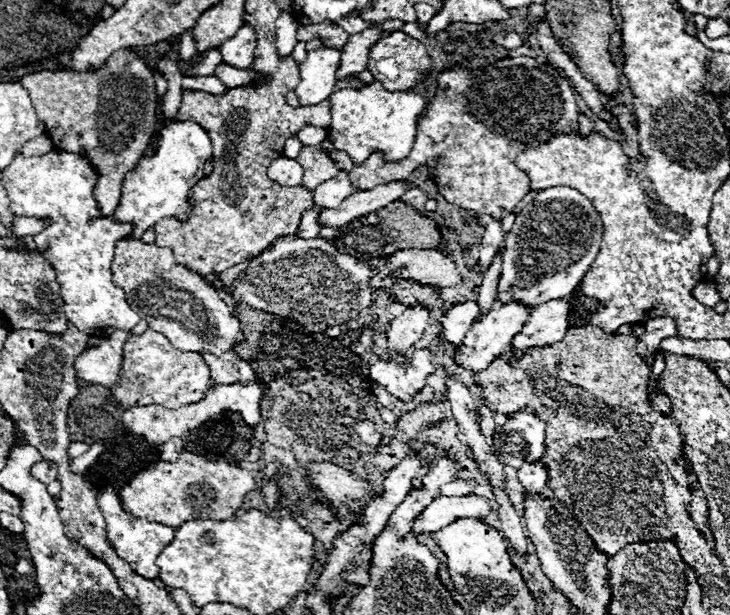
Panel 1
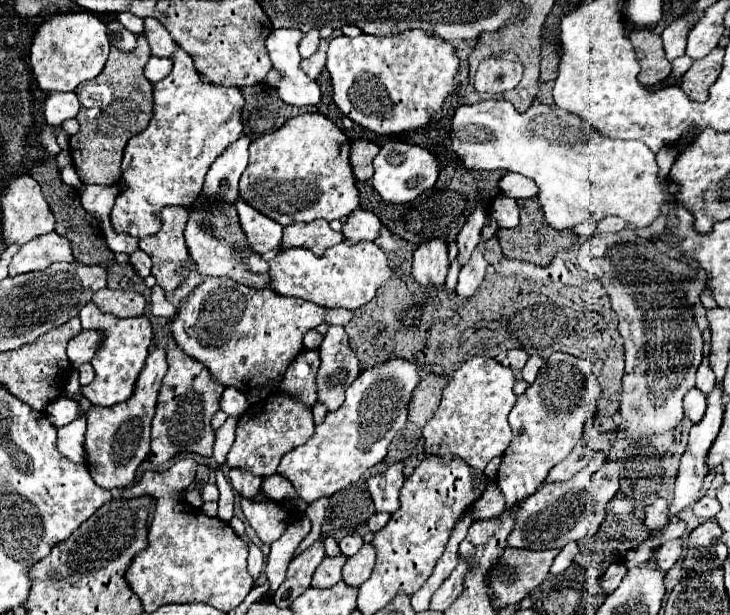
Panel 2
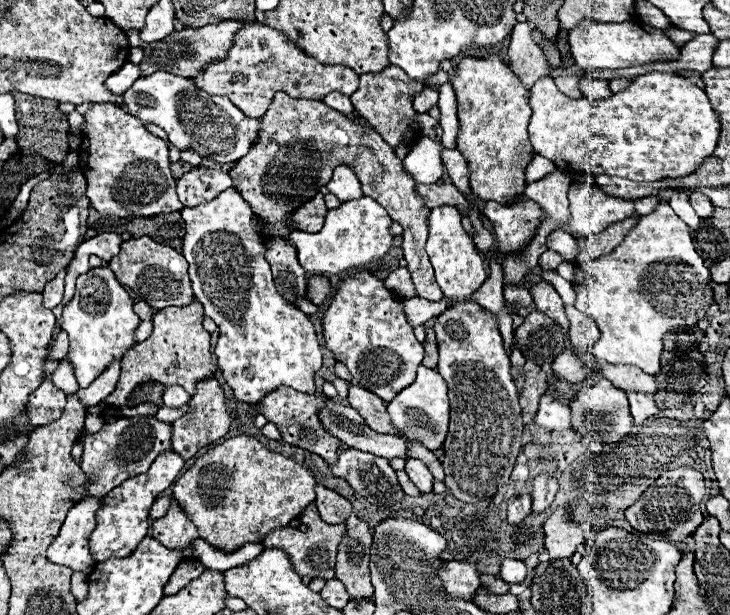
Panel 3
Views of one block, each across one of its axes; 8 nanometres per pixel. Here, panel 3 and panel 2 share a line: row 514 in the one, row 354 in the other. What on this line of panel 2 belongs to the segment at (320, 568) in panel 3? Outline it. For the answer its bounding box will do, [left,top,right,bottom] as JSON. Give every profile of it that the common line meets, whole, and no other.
[280,350,320,406]

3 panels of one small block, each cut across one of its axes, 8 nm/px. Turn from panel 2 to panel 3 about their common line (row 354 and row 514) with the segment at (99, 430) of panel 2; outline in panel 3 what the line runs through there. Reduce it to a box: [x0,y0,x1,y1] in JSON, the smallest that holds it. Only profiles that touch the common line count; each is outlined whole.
[150,496,170,520]

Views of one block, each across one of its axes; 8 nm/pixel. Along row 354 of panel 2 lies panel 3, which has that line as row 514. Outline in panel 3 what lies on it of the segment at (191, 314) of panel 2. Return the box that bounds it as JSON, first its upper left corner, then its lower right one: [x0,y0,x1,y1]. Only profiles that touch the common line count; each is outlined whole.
[174,436,316,552]

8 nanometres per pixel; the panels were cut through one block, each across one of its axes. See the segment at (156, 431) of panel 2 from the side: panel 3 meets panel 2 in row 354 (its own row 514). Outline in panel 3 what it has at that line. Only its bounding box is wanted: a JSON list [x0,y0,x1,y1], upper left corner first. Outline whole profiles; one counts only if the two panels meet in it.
[150,498,200,550]

